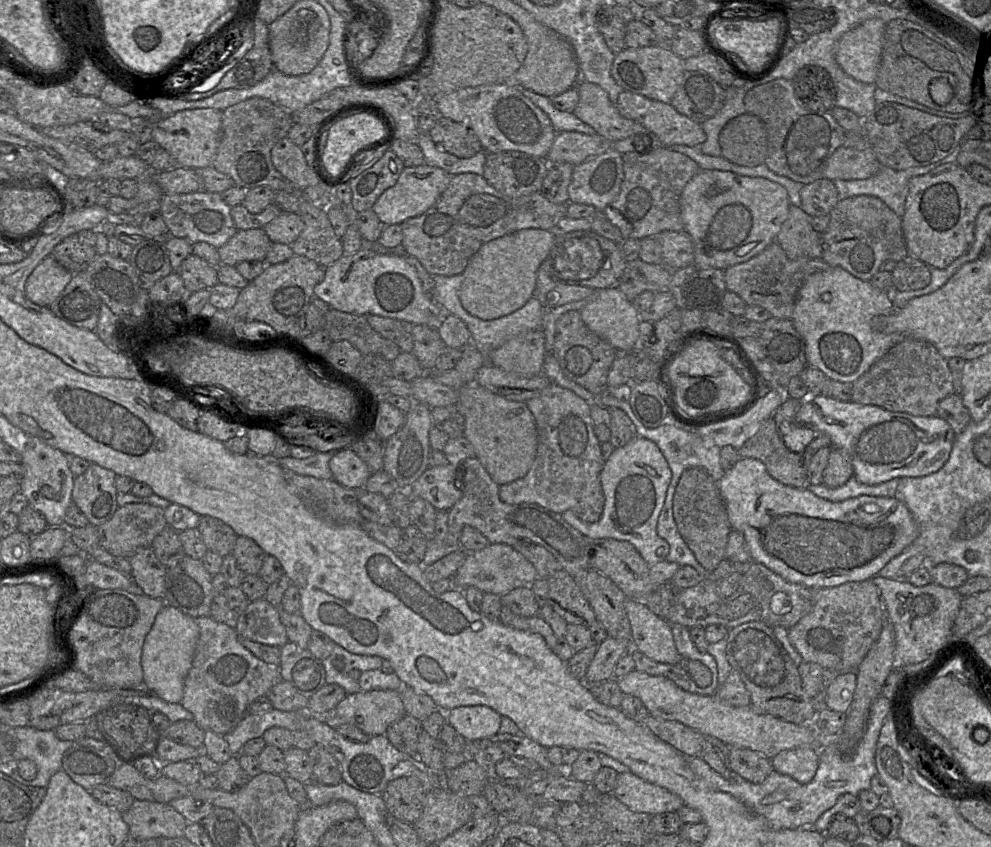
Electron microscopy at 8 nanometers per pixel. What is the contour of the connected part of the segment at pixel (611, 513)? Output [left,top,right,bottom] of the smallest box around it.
[561,436,671,565]

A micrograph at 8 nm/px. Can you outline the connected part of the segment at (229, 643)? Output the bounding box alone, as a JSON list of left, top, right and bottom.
[180,617,282,735]

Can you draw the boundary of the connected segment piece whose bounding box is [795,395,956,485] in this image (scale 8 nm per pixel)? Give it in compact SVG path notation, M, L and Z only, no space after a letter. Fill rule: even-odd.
M825 395L802 400L795 420L827 434L831 448L847 456L854 476L866 485L903 477L924 477L939 471L948 461L956 438L951 426L937 415L913 416L874 405L841 402Z

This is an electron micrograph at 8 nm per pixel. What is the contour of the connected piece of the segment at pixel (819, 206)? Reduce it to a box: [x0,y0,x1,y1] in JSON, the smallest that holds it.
[801,178,838,217]

